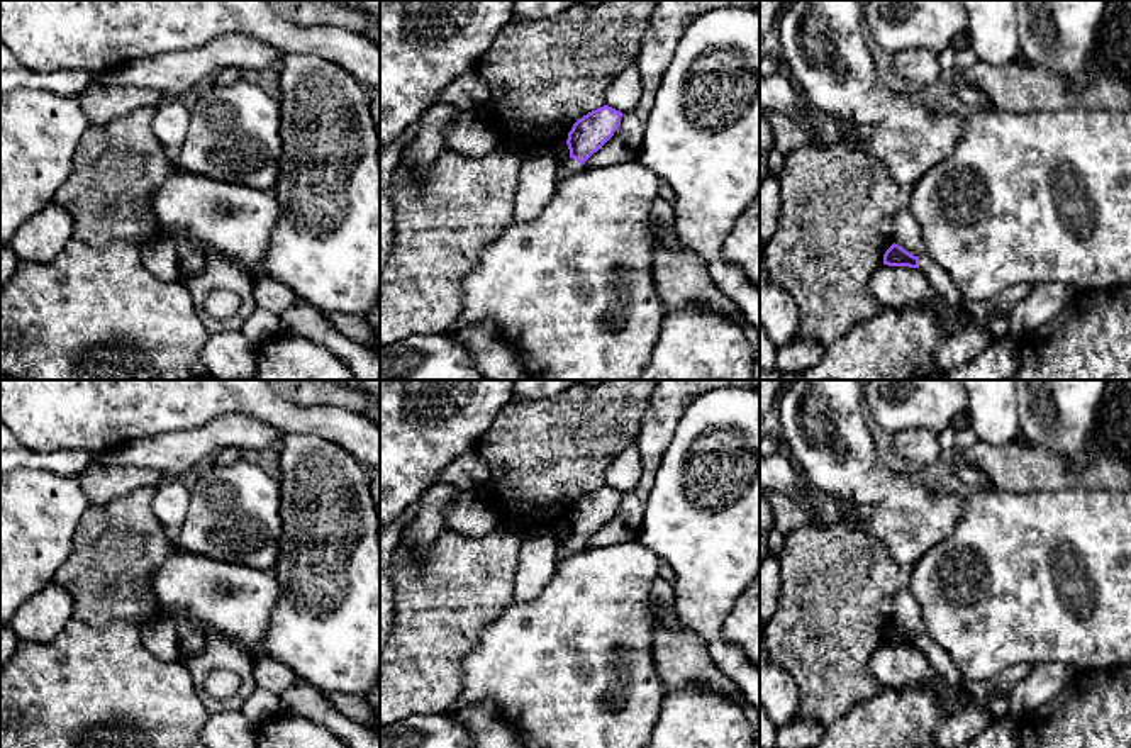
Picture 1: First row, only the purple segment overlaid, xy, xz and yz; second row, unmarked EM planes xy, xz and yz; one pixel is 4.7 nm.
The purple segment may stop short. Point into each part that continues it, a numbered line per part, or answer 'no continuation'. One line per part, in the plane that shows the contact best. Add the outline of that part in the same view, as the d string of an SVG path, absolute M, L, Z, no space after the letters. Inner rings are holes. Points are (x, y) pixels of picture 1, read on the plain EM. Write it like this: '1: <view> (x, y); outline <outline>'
1: xz (572, 547); outline M568 538L566 543L558 546L558 561L578 553L583 548L585 548L585 544L580 544L577 539Z

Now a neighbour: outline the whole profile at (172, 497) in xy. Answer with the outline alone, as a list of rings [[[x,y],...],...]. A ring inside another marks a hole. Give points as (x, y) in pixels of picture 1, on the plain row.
[[[164,478],[154,487],[153,511],[170,533],[176,533],[190,507],[190,488],[178,478]]]

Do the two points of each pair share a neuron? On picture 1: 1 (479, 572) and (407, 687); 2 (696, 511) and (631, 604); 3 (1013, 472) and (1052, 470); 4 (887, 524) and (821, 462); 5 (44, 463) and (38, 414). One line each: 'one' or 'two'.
1: one
2: two
3: one
4: one
5: two

